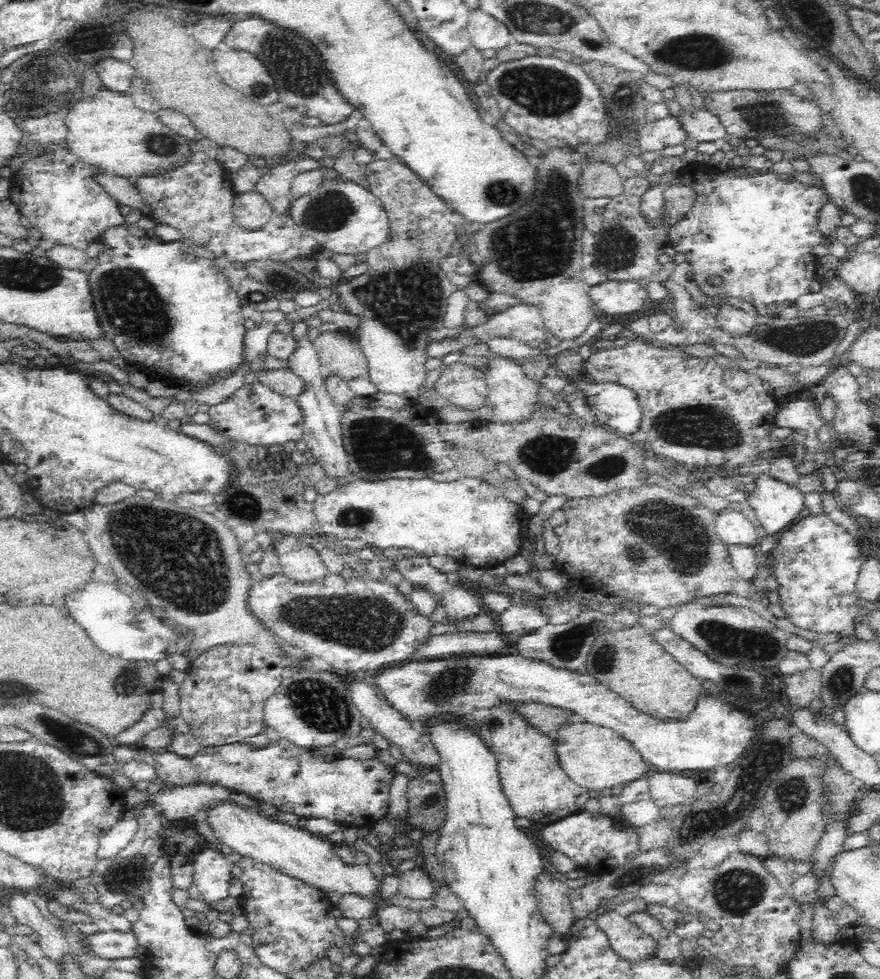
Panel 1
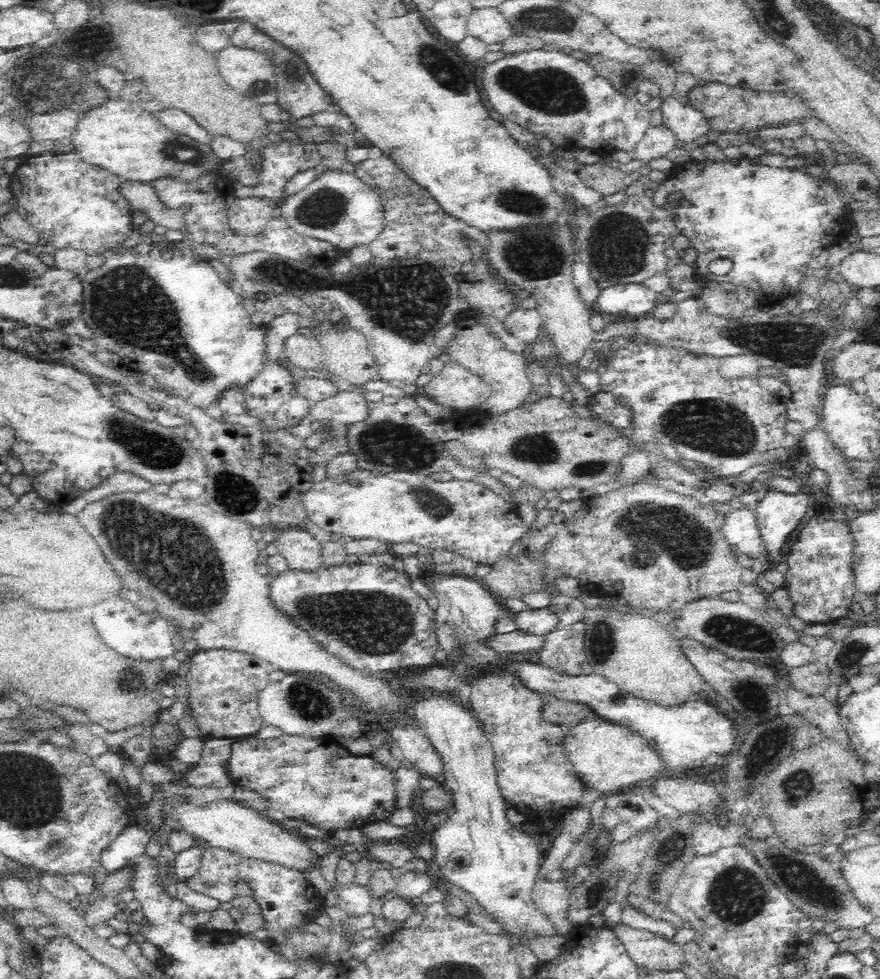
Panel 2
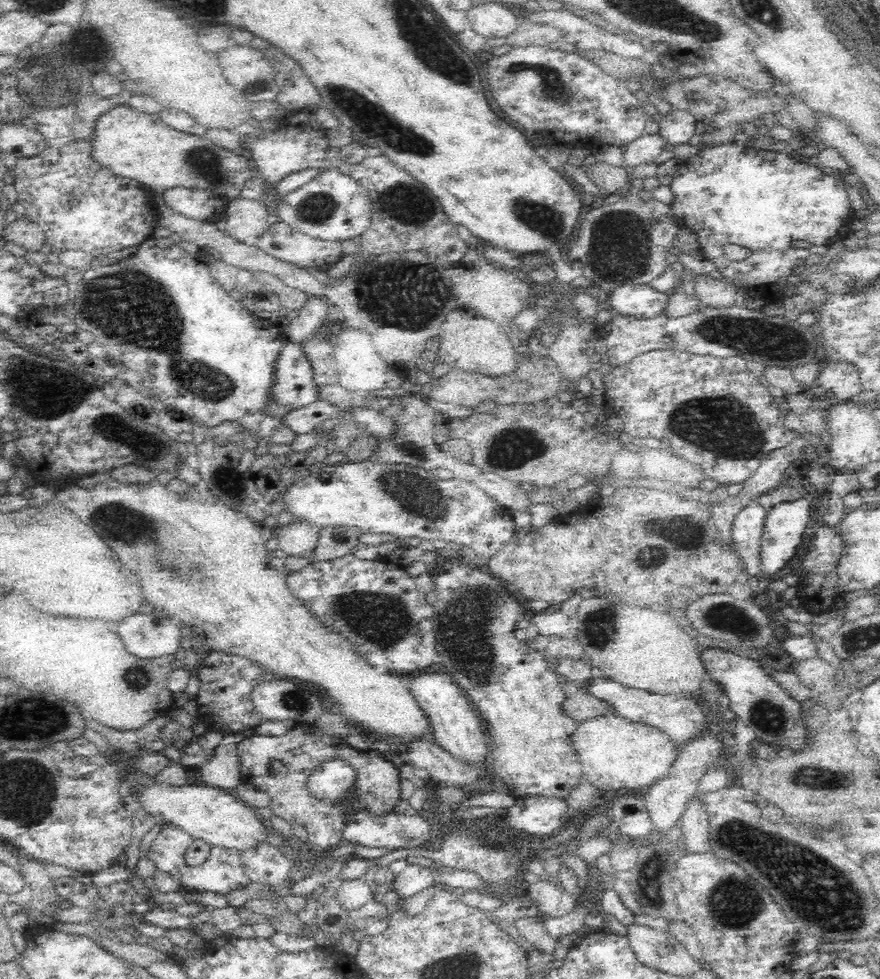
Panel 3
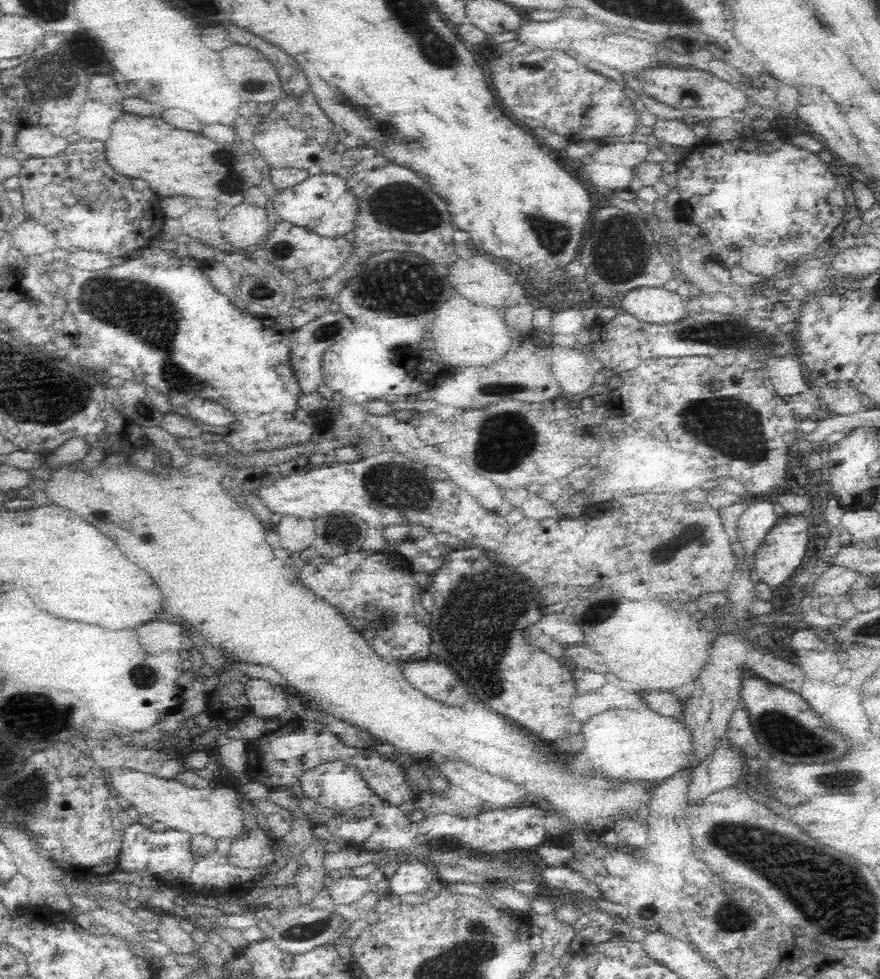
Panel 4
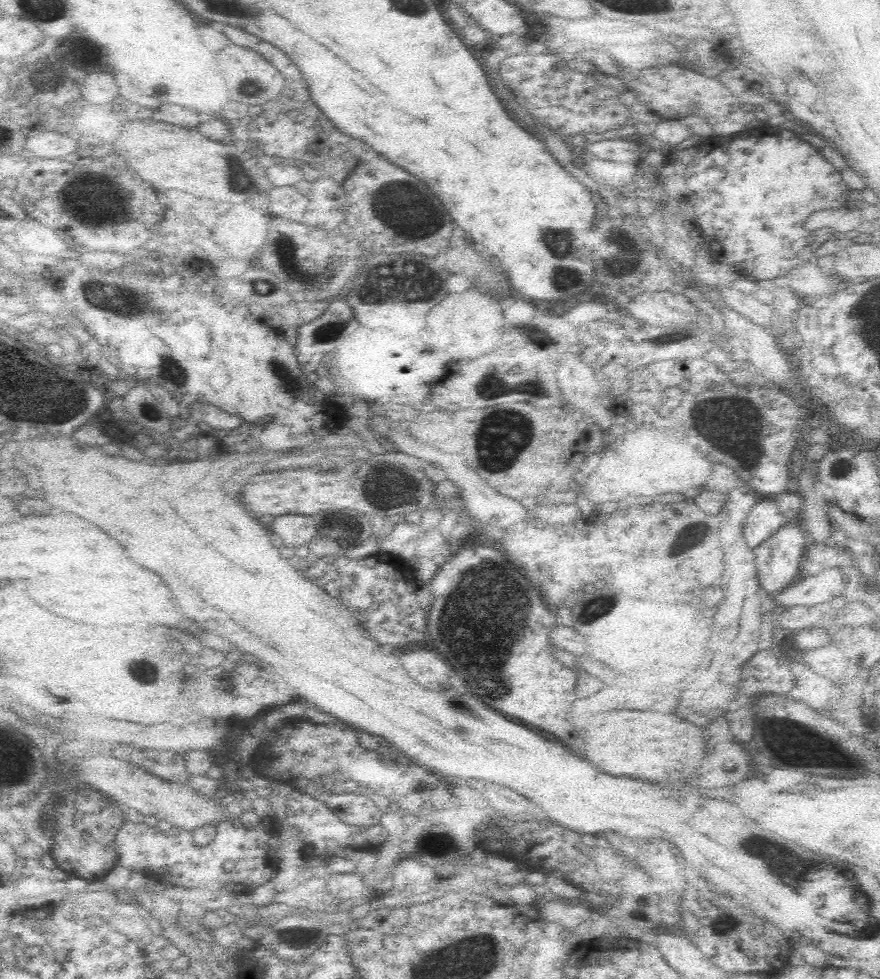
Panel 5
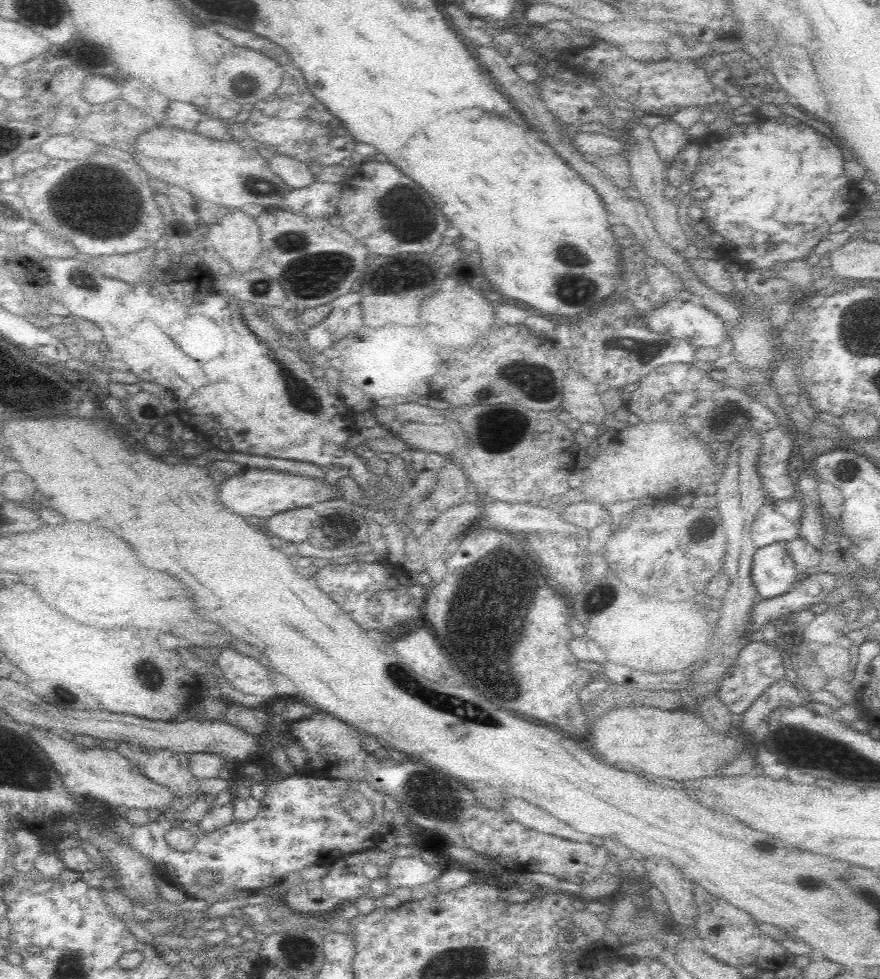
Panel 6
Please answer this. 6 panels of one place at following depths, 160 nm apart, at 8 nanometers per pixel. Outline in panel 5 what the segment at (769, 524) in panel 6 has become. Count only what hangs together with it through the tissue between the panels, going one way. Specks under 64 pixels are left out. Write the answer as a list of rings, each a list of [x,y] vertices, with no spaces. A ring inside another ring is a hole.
[[[759,497],[742,522],[742,537],[752,551],[760,546],[768,536],[772,536],[788,520],[779,513],[777,502],[772,498]]]

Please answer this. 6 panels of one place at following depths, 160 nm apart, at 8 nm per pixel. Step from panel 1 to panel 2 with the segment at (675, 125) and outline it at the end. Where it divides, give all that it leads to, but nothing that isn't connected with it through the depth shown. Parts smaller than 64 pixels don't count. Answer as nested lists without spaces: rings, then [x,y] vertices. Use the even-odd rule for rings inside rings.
[[[664,126],[651,127],[644,136],[644,139],[630,152],[633,160],[642,162],[647,171],[647,164],[650,160],[664,158],[668,152],[677,144],[676,135]]]

